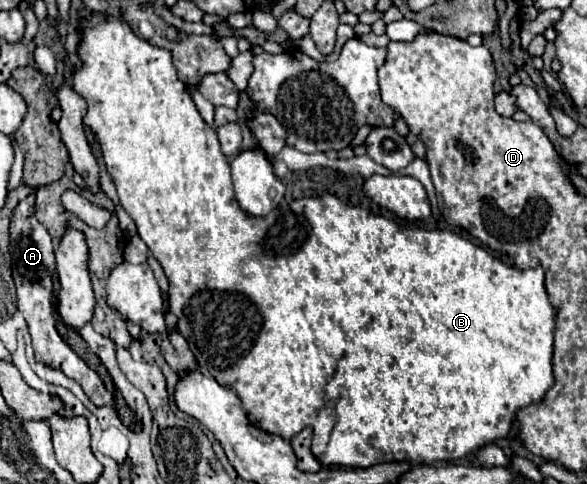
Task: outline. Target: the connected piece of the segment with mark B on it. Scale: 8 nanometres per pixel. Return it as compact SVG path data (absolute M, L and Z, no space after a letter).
M92 16L90 20L82 20L82 42L78 54L82 58L82 68L74 74L72 88L88 102L84 124L98 136L102 158L116 184L120 204L136 222L138 236L146 242L154 258L164 268L170 282L170 312L178 318L178 332L186 338L198 368L212 374L220 384L232 386L242 400L242 408L254 416L254 422L264 432L290 440L302 428L312 426L312 454L322 466L370 468L386 462L448 462L464 458L468 452L504 438L516 418L516 410L542 400L552 388L552 342L556 312L546 296L544 270L540 266L520 272L514 266L492 258L484 248L460 238L454 232L410 230L408 226L376 216L370 210L348 206L332 194L299 198L288 208L278 208L278 212L272 210L268 216L250 216L238 206L230 178L230 164L220 150L216 132L202 120L186 86L178 80L168 50L150 46L120 18Z

